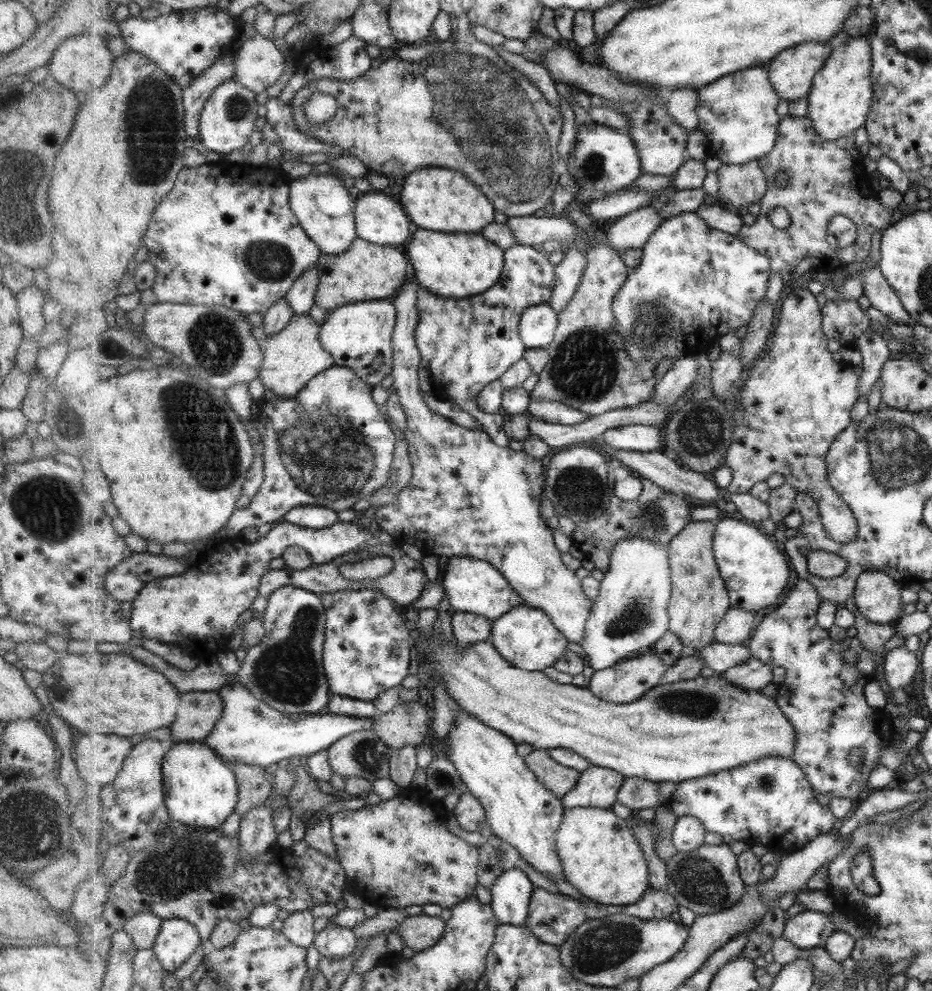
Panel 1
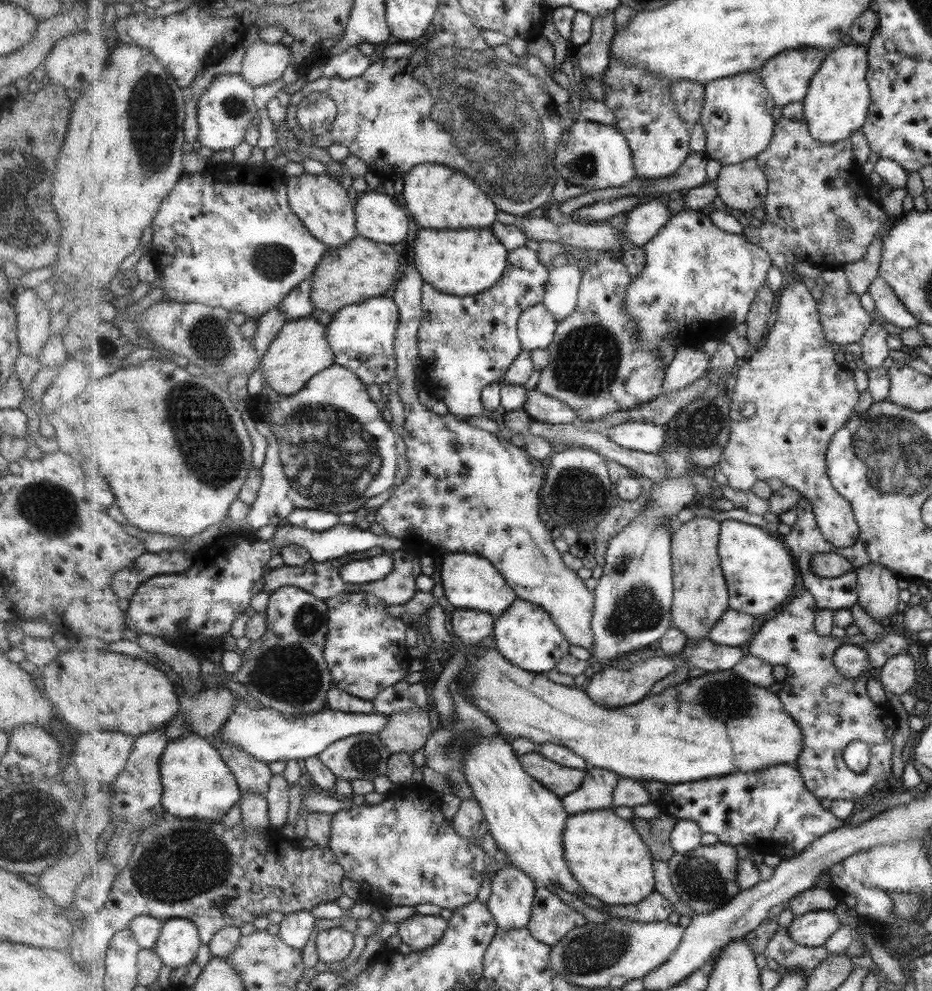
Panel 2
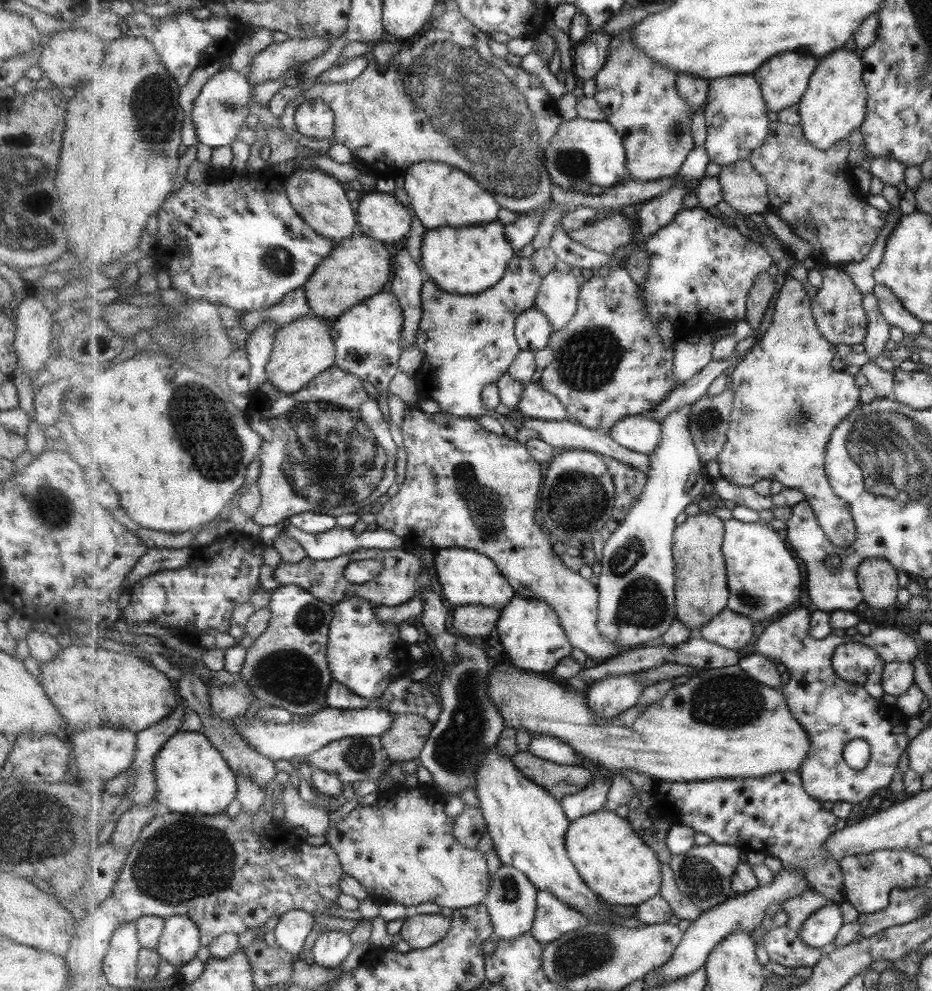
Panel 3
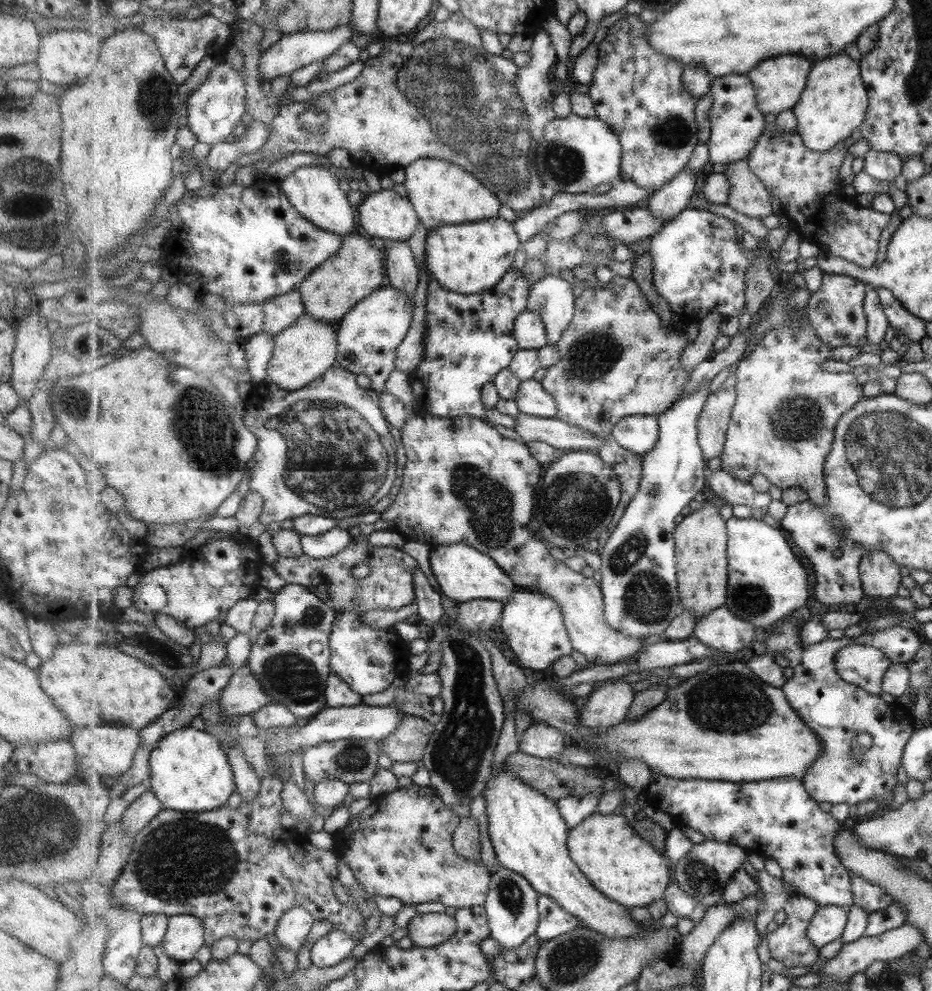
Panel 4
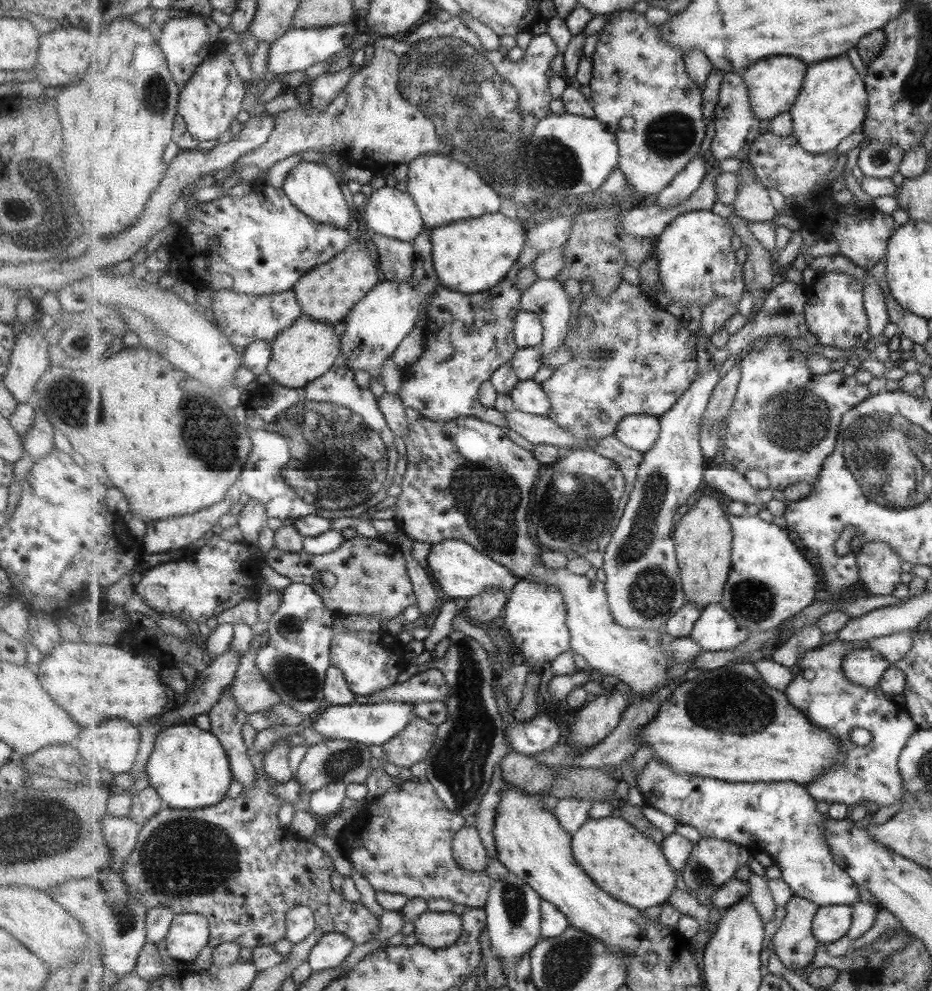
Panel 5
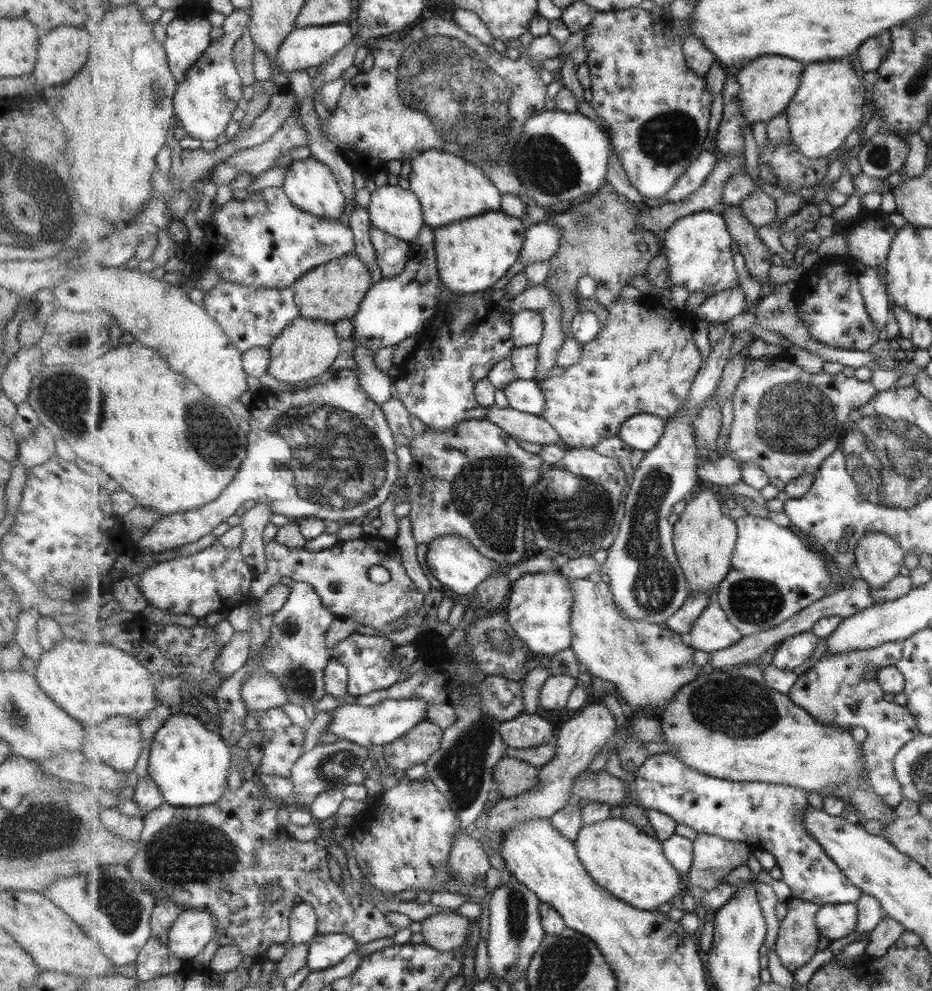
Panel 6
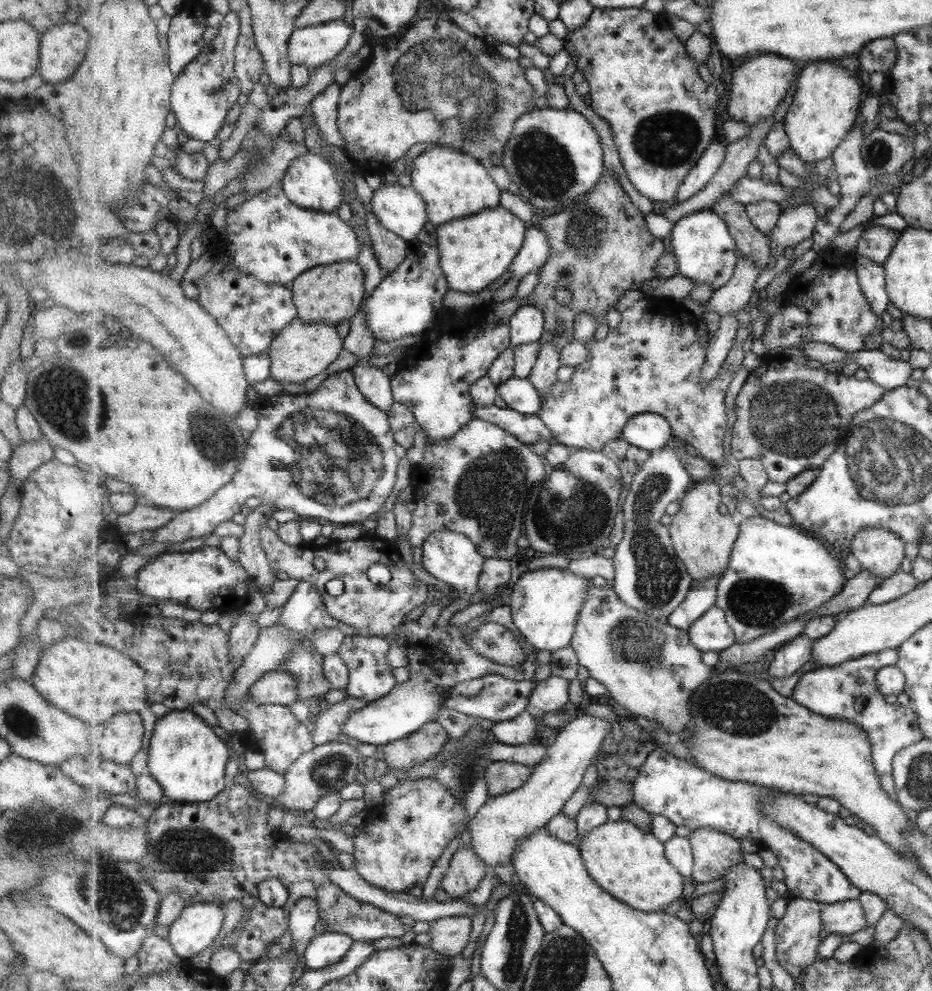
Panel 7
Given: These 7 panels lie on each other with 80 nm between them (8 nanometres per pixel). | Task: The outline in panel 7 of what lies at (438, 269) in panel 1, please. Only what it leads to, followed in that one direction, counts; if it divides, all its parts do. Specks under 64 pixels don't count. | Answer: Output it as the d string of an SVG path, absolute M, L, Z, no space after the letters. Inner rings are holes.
M501 205L439 225L440 266L451 290L467 294L479 293L508 274L524 246L529 227L523 219Z

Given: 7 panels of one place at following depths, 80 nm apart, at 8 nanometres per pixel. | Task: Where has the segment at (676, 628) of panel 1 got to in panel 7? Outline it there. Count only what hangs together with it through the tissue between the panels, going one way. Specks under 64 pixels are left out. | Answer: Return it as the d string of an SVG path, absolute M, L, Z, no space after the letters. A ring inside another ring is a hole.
M714 479L694 482L680 503L679 511L672 517L668 527L677 554L686 564L695 581L711 577L721 578L732 560L732 552L741 534L741 525L731 514L721 514L721 483Z

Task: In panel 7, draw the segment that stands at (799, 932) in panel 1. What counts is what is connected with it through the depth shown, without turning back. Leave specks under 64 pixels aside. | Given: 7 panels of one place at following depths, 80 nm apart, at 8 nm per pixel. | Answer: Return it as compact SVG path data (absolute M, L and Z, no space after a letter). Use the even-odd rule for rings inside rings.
M859 899L827 903L821 908L823 926L831 933L850 935L868 927L867 915Z

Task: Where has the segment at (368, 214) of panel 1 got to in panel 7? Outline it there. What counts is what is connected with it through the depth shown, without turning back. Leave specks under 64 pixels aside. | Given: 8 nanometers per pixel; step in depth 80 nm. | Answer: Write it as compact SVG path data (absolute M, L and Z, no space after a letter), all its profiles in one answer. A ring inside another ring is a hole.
M383 184L373 192L371 203L379 222L407 242L429 223L427 202L412 186Z

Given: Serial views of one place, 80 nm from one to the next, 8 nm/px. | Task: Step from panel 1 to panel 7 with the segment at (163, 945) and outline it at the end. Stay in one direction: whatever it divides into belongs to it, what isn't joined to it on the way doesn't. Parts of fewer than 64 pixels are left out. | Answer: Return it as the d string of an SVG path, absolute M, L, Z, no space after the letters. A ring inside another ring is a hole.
M202 902L188 904L181 916L169 927L168 939L174 946L175 952L183 959L193 958L207 950L211 942L216 942L219 930L223 930L225 922L225 909L215 902Z

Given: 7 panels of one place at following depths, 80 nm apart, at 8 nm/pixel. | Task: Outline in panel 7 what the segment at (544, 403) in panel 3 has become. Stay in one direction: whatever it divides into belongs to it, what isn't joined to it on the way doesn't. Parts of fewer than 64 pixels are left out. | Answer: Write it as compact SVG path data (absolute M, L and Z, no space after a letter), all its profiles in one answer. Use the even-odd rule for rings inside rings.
M509 378L498 386L498 395L507 407L523 414L537 415L543 406L543 398L528 378Z

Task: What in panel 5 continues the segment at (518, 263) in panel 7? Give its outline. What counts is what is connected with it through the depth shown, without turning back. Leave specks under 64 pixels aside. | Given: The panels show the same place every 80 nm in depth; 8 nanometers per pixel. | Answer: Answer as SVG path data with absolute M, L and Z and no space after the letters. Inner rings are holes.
M553 216L528 232L528 242L541 255L565 246L573 230L572 216Z

